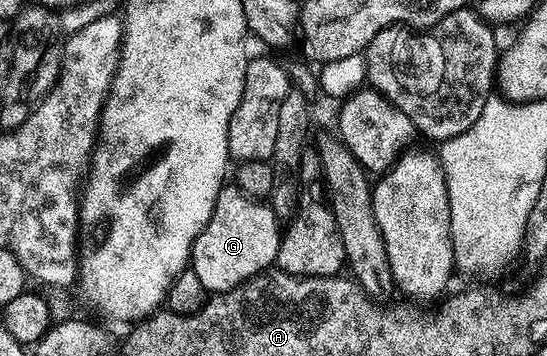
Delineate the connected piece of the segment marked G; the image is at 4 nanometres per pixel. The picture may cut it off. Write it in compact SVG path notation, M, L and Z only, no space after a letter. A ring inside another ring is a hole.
M233 183L221 188L211 219L193 244L191 267L205 290L210 294L232 294L247 279L264 274L264 269L276 262L279 251L283 229L280 224L277 226L277 221L279 217L273 212L272 204L249 197Z

